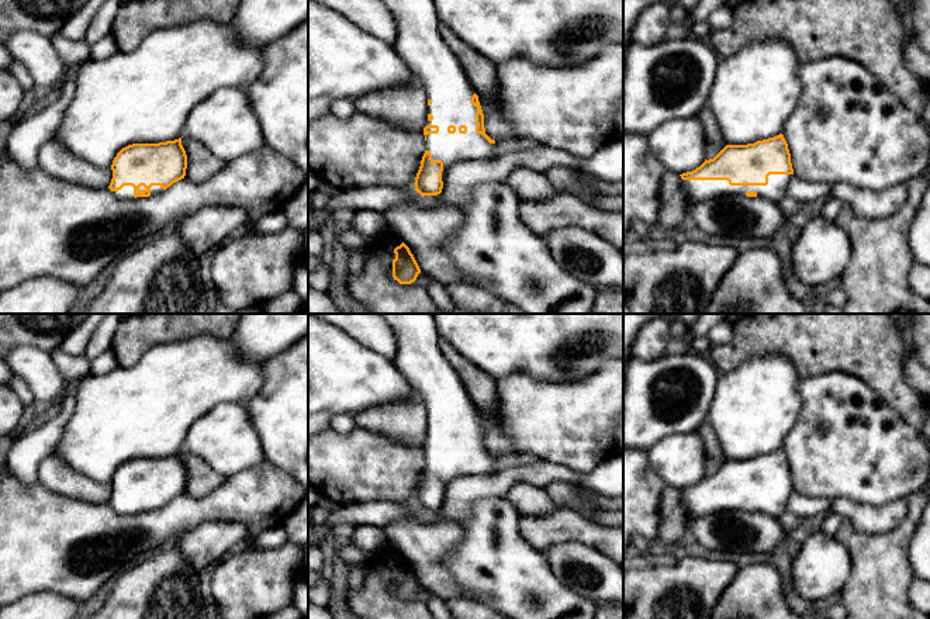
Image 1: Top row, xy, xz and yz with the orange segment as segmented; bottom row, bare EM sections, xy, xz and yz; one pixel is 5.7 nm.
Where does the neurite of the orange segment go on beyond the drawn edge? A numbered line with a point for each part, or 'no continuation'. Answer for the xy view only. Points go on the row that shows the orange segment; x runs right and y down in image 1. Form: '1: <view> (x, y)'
1: xy (127, 192)

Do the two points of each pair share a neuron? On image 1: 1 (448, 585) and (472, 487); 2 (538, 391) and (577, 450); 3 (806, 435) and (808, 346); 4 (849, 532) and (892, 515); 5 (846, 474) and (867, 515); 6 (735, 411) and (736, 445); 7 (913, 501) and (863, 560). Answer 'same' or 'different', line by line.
1: different
2: same
3: different
4: different
5: different
6: same
7: same

